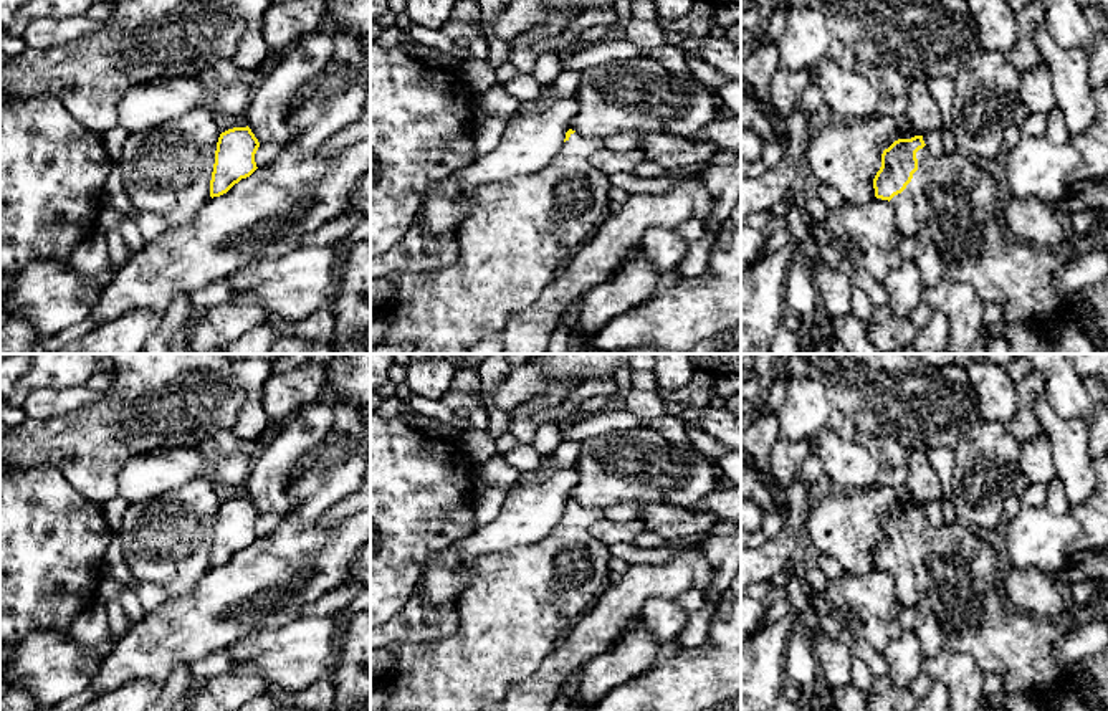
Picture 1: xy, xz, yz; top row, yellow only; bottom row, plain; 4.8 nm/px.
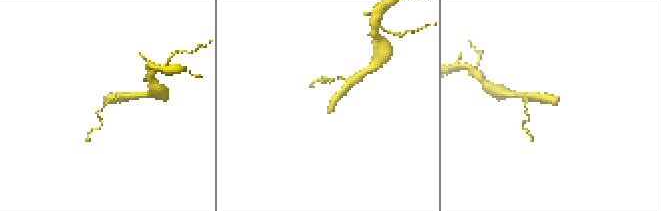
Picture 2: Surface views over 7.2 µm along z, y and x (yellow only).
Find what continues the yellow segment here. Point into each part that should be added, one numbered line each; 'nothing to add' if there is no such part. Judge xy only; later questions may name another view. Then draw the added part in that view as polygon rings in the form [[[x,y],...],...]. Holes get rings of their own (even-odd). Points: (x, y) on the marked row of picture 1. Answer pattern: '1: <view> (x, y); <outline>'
nothing to add

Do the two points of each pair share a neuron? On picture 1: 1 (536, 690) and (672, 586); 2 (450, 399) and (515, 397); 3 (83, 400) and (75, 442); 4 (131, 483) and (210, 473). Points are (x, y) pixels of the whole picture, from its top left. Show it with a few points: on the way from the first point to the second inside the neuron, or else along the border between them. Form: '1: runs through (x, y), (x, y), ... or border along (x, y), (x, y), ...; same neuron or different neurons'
1: runs through (569, 657), (639, 587); same neuron
2: border along (482, 386), (478, 404); different neurons
3: border along (105, 392), (100, 402), (75, 414), (43, 419); different neurons
4: runs through (151, 475), (161, 470), (191, 470); same neuron

